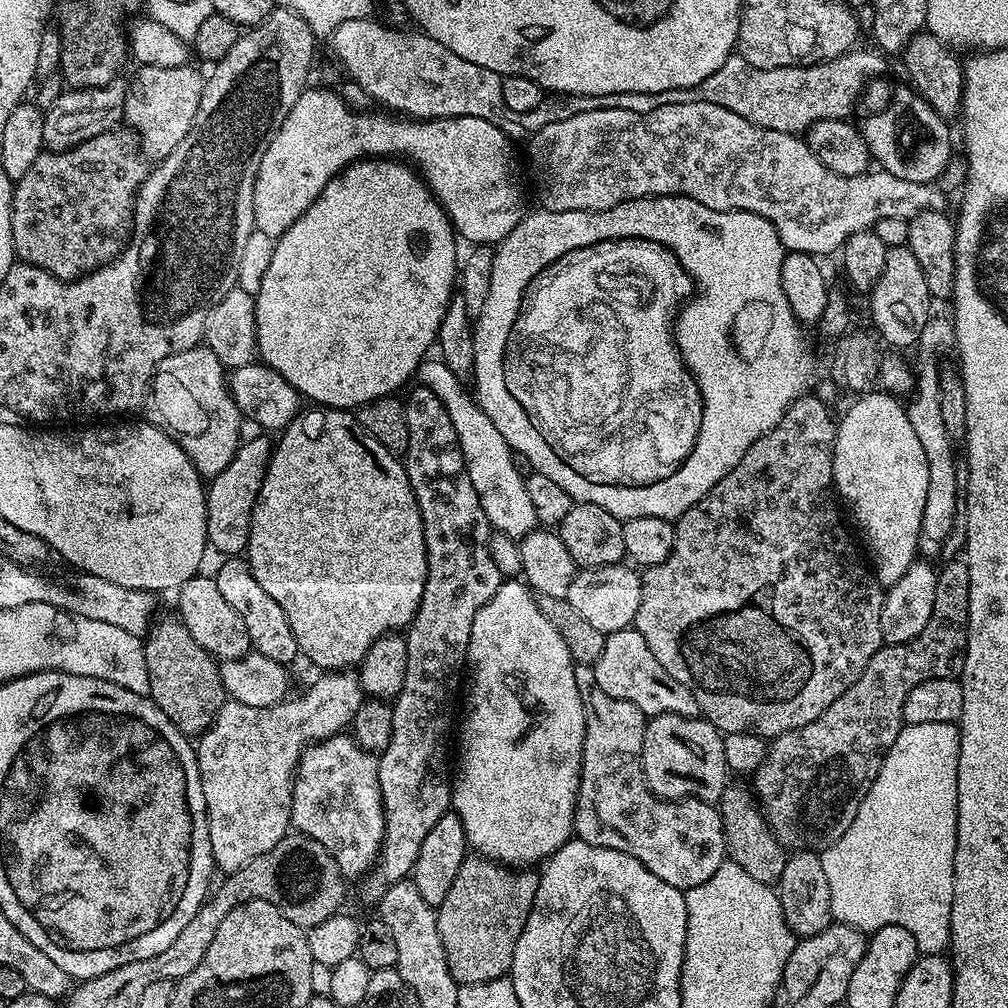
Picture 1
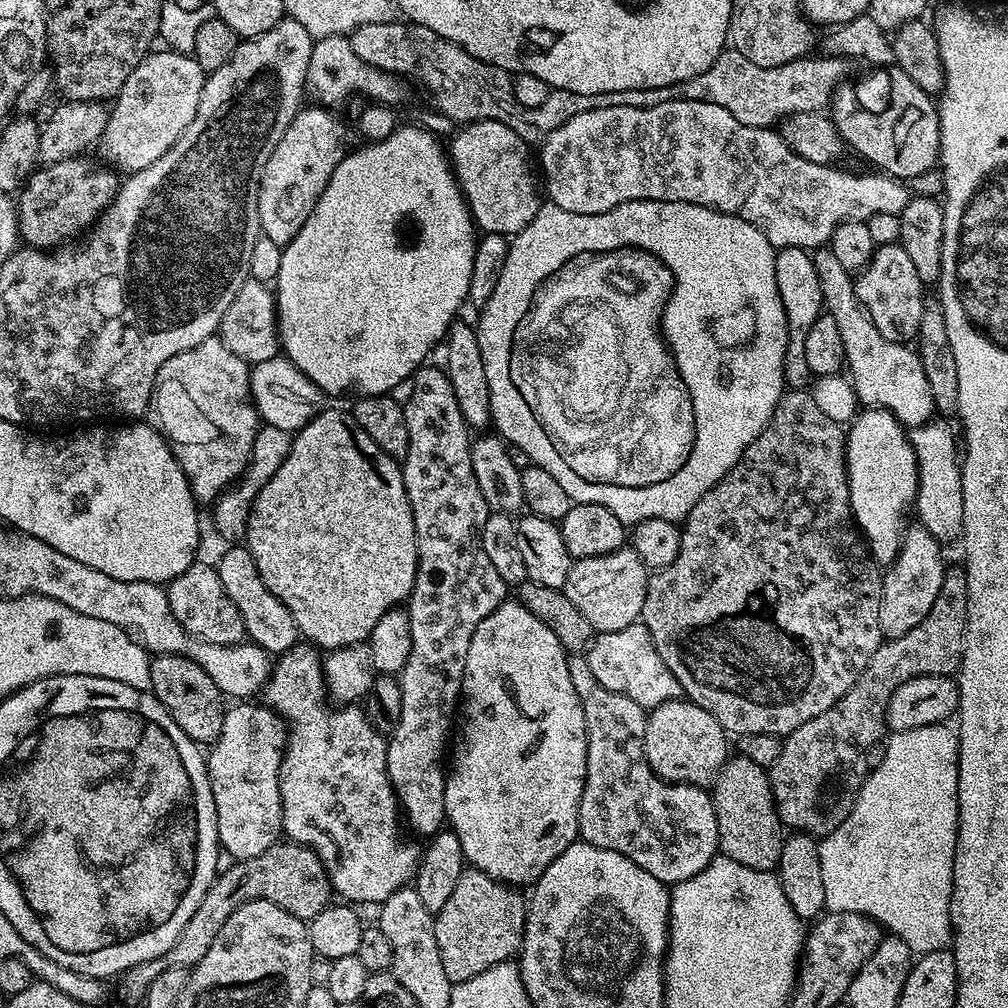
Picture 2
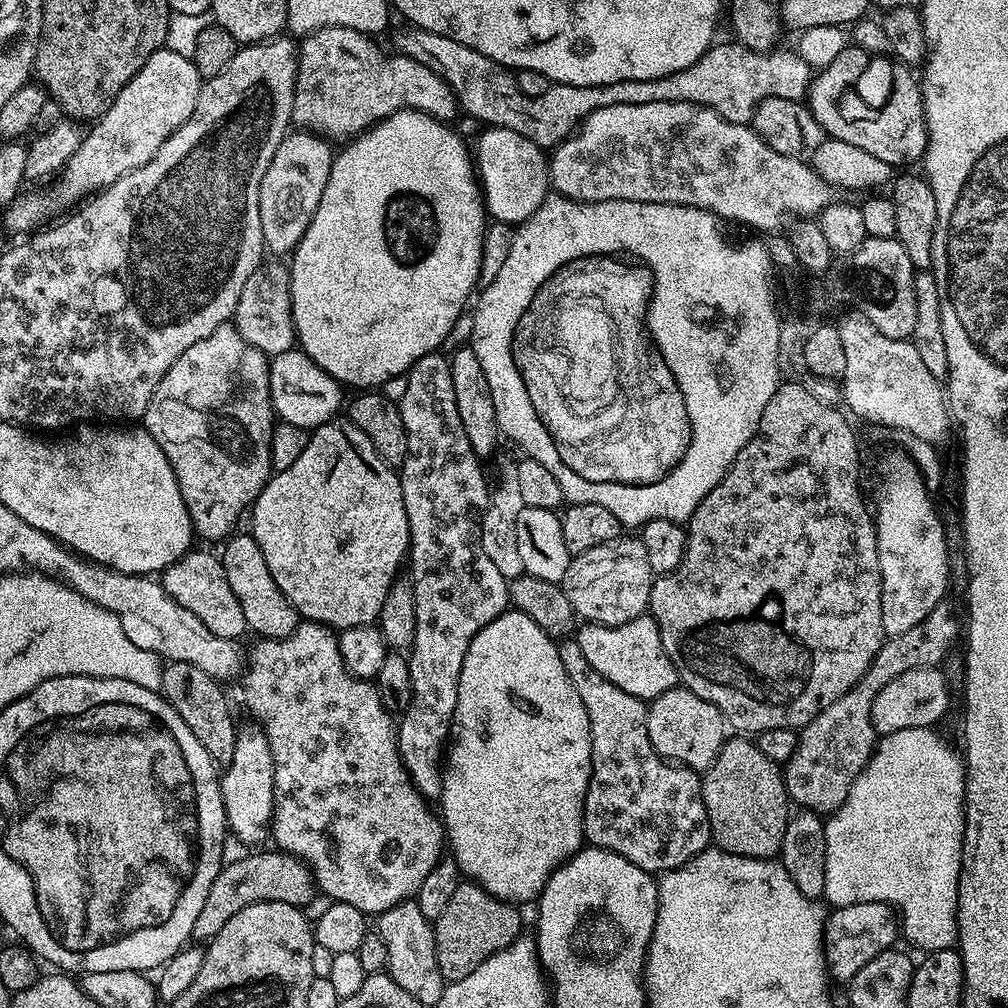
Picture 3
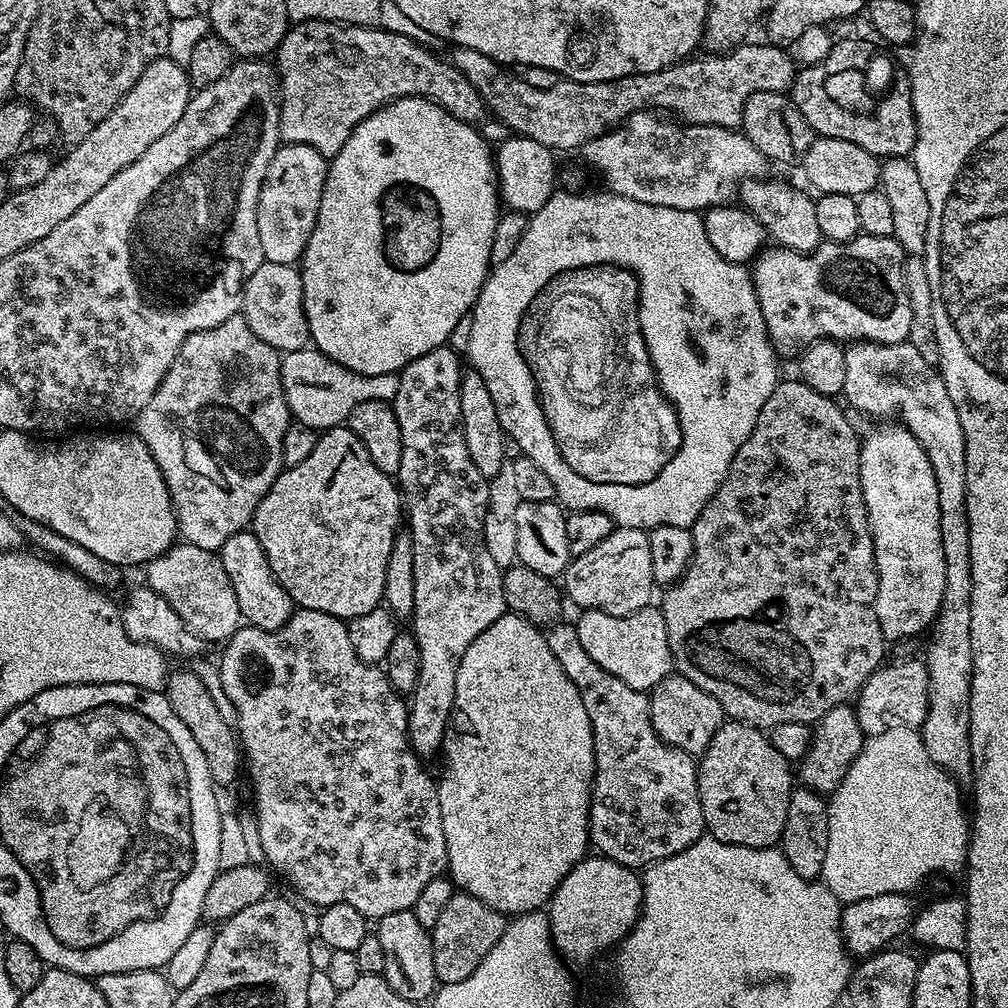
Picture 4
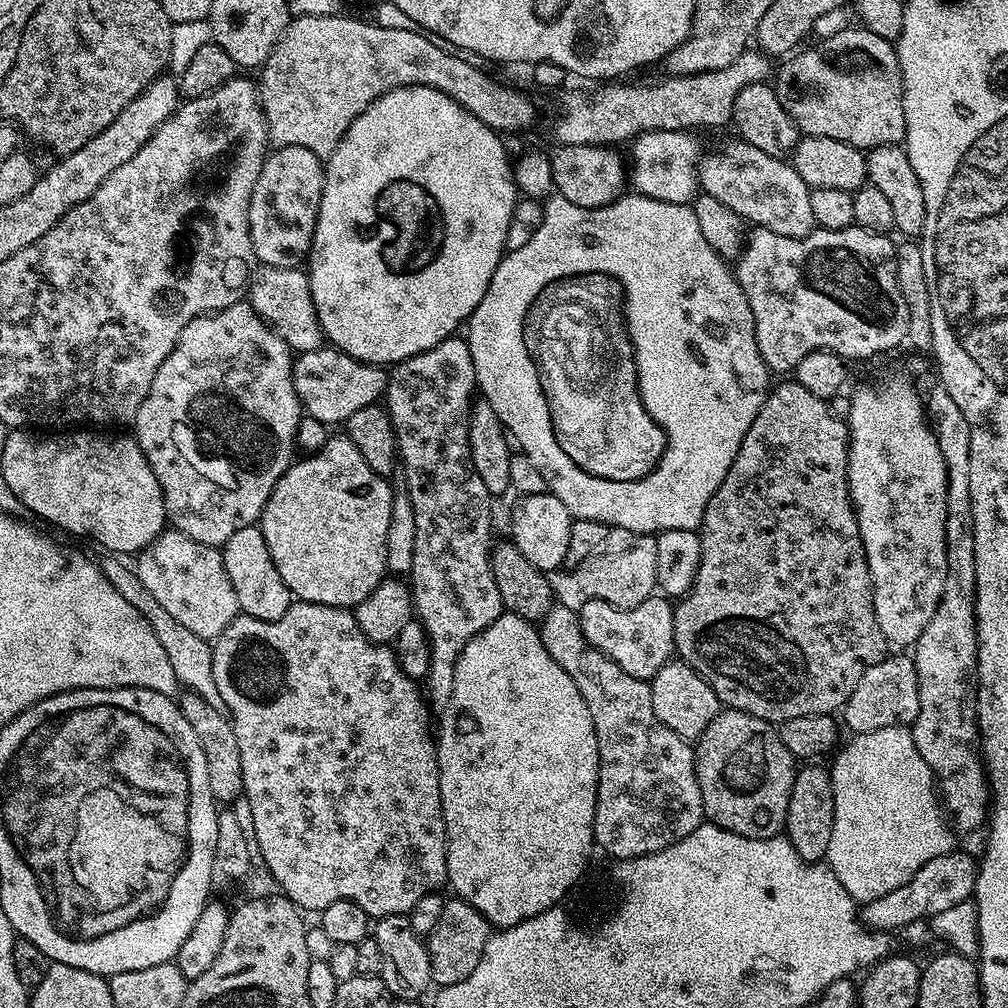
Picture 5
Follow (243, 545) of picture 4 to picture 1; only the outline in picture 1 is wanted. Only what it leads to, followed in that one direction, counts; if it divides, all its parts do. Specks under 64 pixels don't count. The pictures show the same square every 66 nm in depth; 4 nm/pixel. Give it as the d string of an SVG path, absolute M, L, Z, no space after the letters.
M224 558L219 561L220 569L214 572L214 579L222 598L238 610L242 622L246 622L246 634L250 634L250 642L258 654L266 658L274 658L274 662L288 666L292 659L300 656L300 647L294 638L294 630L290 630L290 622L286 622L286 614L282 614L282 606L258 586L258 578L250 570L247 559Z

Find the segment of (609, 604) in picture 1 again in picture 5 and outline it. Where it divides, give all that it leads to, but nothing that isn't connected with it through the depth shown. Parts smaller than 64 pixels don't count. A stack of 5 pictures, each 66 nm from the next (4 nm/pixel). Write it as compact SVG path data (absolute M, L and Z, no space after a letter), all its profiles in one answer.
M609 528L606 539L574 570L581 597L610 602L610 606L633 608L657 591L658 546L655 535L621 528Z

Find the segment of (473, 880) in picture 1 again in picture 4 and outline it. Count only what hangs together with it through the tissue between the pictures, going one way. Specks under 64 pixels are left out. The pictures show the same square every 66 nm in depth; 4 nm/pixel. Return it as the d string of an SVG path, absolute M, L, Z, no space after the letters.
M457 890L454 898L443 908L442 918L430 930L434 946L434 974L440 984L462 982L462 978L470 978L474 970L478 970L478 962L490 954L494 942L502 938L508 928L509 921L501 912L486 906L486 902L478 902L470 894Z

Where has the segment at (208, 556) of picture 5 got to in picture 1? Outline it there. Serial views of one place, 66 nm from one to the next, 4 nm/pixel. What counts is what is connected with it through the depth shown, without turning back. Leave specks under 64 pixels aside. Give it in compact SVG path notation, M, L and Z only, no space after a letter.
M197 574L191 576L178 590L180 612L178 618L190 630L194 642L202 646L217 661L237 660L253 651L250 634L246 634L246 622L238 615L238 610L222 598L215 579L211 575Z

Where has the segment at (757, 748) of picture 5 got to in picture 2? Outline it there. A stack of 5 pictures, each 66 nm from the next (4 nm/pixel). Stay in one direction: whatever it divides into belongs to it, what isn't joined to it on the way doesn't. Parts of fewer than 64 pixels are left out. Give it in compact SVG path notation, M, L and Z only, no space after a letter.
M739 754L733 755L725 760L724 765L717 772L710 788L710 795L714 814L718 818L718 838L722 855L726 858L734 858L734 862L742 862L742 866L750 866L750 870L773 871L780 862L786 829L780 821L766 769L758 766L758 762L750 762L750 758Z

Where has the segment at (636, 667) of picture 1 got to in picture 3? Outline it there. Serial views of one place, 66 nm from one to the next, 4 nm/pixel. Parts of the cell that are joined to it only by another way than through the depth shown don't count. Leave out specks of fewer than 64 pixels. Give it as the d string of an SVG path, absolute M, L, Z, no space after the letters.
M651 615L639 616L622 626L585 623L574 639L578 646L582 646L586 662L590 662L606 682L614 682L618 690L626 690L626 694L634 694L634 698L651 702L666 694L666 690L677 687L676 667L662 646L662 634L658 634L658 626Z

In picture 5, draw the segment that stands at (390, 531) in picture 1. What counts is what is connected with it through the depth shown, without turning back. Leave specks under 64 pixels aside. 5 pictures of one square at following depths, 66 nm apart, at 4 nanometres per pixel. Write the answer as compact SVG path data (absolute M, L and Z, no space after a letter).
M347 434L329 435L322 450L300 459L284 471L282 478L278 478L262 510L258 521L262 538L266 538L270 558L274 558L278 574L282 574L282 582L286 582L297 601L355 609L377 588L388 572L386 533L390 531L393 485L388 485L385 477L370 470L366 458L362 458L358 446L354 446Z

